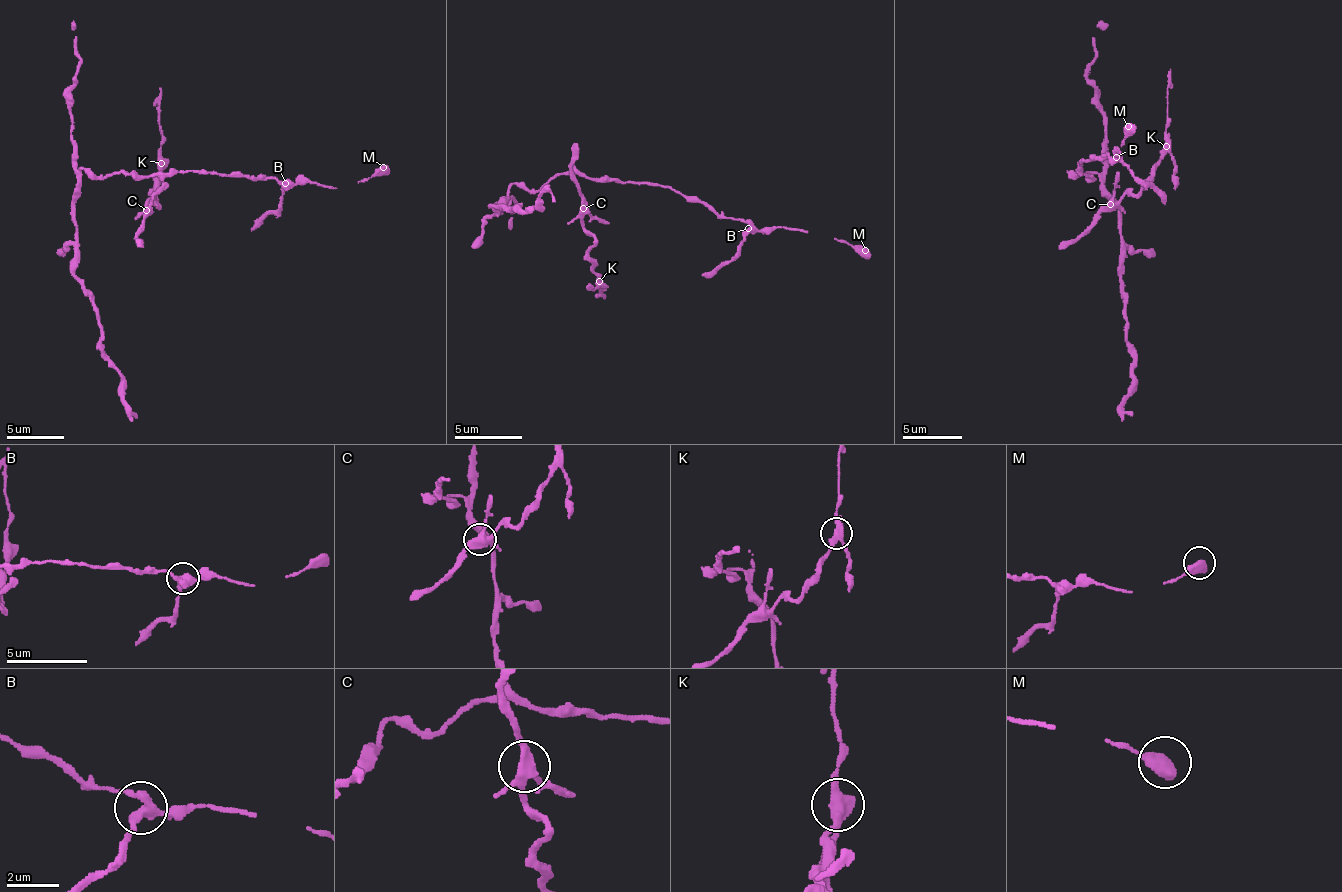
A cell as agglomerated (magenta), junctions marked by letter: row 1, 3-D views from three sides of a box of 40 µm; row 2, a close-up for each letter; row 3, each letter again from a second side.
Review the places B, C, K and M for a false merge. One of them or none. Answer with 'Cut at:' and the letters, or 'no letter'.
Cut at: K

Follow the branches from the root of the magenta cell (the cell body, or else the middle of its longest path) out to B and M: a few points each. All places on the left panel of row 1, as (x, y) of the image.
B: (105, 177), (122, 172), (173, 175), (205, 170), (208, 173), (279, 179), (285, 183)
M: (105, 177), (122, 172), (173, 175), (205, 170), (282, 182), (319, 182), (337, 189), (372, 178), (383, 167)

